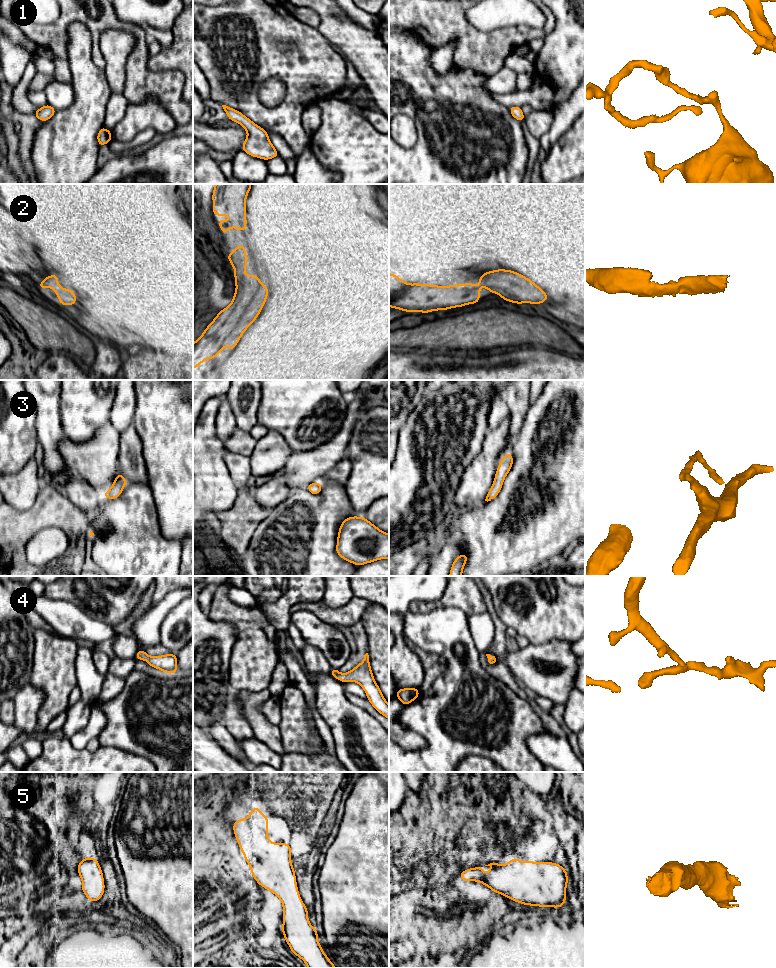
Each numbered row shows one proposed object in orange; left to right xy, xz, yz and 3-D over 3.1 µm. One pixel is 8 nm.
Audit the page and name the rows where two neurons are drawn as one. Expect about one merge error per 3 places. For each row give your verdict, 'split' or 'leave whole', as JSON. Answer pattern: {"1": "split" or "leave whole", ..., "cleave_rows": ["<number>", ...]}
{"1": "leave whole", "2": "leave whole", "3": "leave whole", "4": "leave whole", "5": "leave whole", "cleave_rows": []}

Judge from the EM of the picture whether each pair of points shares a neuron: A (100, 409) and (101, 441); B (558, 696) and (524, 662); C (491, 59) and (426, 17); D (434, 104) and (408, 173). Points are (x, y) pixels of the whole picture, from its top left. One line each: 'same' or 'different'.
A: different
B: same
C: same
D: same

